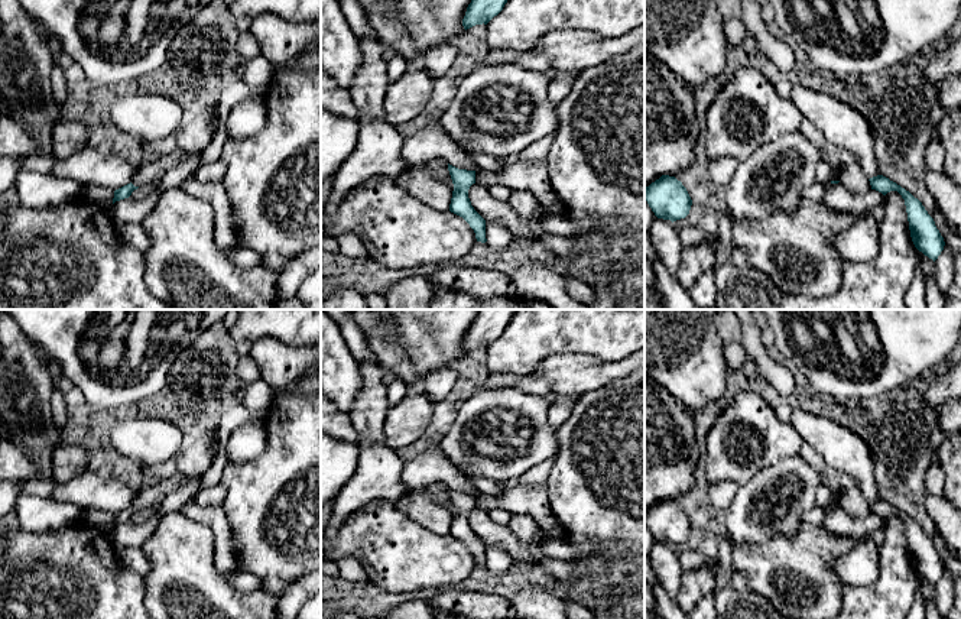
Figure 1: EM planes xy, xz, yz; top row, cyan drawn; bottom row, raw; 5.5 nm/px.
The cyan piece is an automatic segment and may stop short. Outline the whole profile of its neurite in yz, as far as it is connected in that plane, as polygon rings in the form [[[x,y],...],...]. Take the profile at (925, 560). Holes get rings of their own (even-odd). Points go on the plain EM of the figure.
[[[883,499],[873,500],[869,505],[871,513],[883,519],[890,515],[897,515],[902,519],[906,529],[912,565],[919,576],[935,586],[944,574],[945,565],[922,526],[909,515]]]

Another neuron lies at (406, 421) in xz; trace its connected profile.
[[[408,395],[387,411],[383,424],[384,445],[396,451],[419,440],[432,421],[434,401]]]

